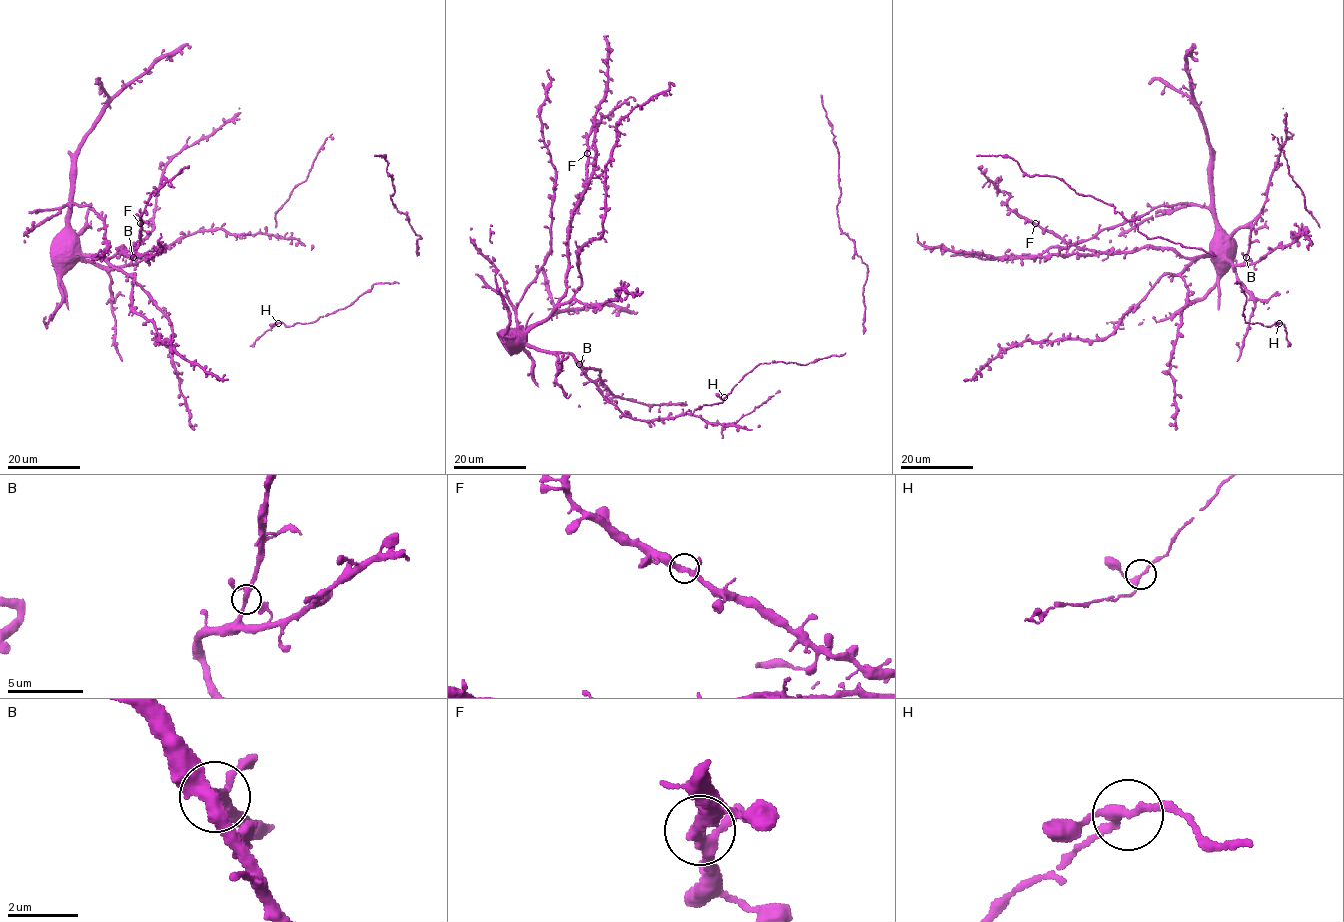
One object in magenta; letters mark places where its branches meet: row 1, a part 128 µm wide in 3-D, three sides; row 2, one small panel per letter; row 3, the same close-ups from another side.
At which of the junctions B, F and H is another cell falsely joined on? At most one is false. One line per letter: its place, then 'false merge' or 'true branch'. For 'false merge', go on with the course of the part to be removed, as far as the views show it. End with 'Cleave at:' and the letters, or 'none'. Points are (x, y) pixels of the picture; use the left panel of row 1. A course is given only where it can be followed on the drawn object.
B: at (133, 257); true branch
F: at (140, 223); true branch
H: at (278, 323); true branch
Cleave at: none

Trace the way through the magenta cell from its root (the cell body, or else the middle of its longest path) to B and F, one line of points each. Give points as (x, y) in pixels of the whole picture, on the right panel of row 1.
B: (1219, 254), (1214, 255), (1223, 255), (1234, 267), (1246, 257)
F: (1219, 254), (1181, 257), (1172, 249), (1149, 246), (1130, 251), (1095, 252), (1067, 244), (1035, 223)

